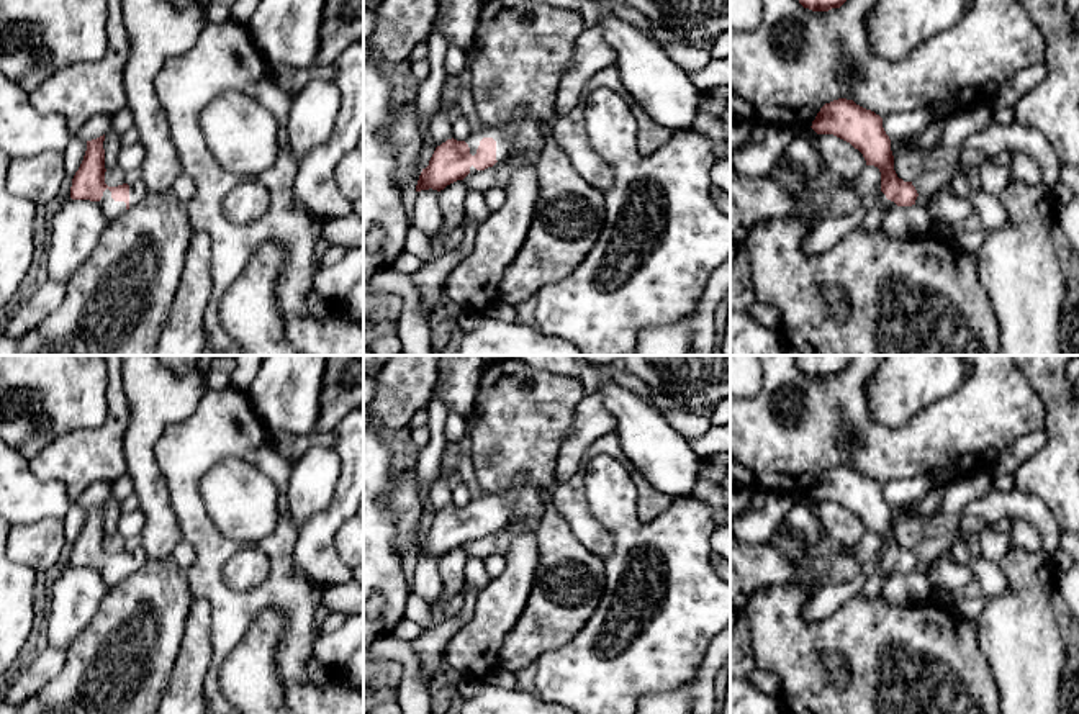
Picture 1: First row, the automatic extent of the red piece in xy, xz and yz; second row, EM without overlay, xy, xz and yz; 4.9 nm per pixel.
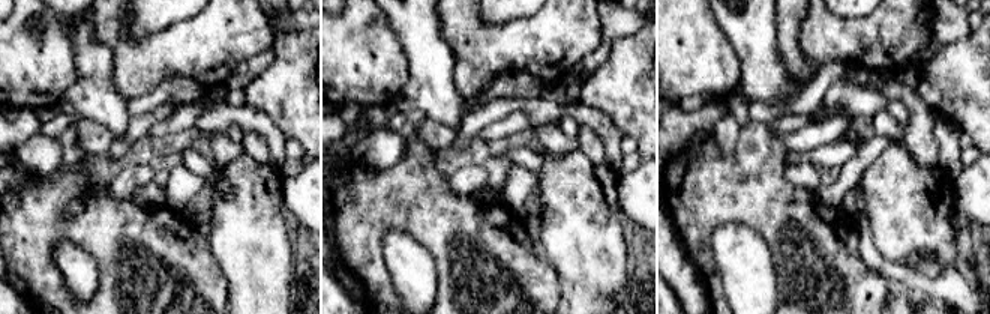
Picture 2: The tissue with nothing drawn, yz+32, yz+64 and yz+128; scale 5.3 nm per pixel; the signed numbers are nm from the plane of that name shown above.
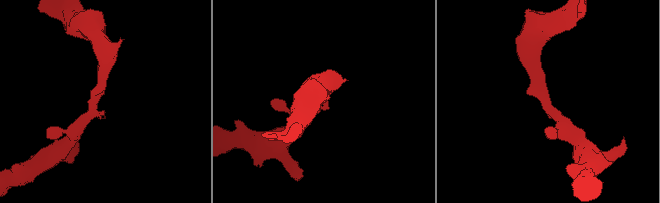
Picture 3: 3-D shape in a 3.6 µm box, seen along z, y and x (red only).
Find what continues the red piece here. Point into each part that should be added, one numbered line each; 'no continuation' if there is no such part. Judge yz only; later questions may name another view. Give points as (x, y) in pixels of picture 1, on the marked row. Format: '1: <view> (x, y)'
1: yz (871, 221)

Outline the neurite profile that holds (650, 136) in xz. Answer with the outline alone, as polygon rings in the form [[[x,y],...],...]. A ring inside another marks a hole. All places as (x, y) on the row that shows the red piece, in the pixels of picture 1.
[[[616,64],[607,66],[606,69],[596,72],[589,79],[586,90],[596,90],[596,88],[611,88],[625,100],[635,118],[635,126],[637,126],[635,146],[642,156],[650,156],[657,152],[673,138],[675,134],[673,129],[655,123],[643,111],[643,108],[632,98],[632,95],[627,92],[627,88],[622,84],[621,72],[616,67]]]

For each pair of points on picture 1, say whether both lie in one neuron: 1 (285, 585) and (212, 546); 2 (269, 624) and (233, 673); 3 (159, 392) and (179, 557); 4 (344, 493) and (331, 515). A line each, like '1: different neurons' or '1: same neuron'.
1: same neuron
2: same neuron
3: different neurons
4: same neuron

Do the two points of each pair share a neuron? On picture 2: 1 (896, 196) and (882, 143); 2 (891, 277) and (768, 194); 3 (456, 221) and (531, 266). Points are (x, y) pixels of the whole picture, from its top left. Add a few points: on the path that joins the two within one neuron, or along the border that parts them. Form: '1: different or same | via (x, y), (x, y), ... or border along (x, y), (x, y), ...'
1: different | border along (891, 143), (861, 176)
2: different | border along (855, 221), (860, 257), (885, 281)
3: same | via (474, 239), (491, 254), (498, 254), (513, 266)

